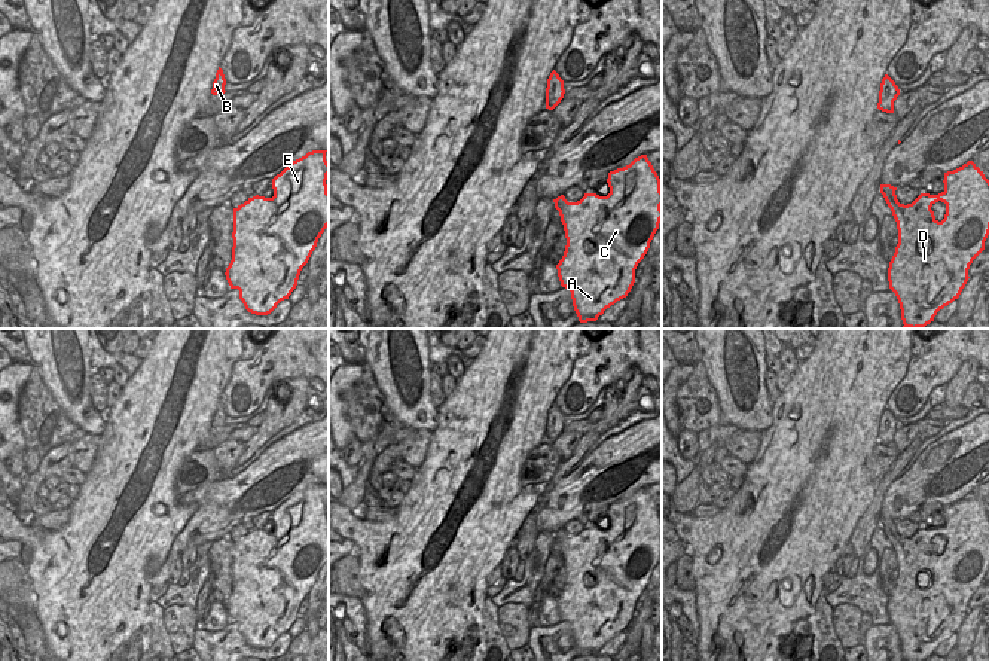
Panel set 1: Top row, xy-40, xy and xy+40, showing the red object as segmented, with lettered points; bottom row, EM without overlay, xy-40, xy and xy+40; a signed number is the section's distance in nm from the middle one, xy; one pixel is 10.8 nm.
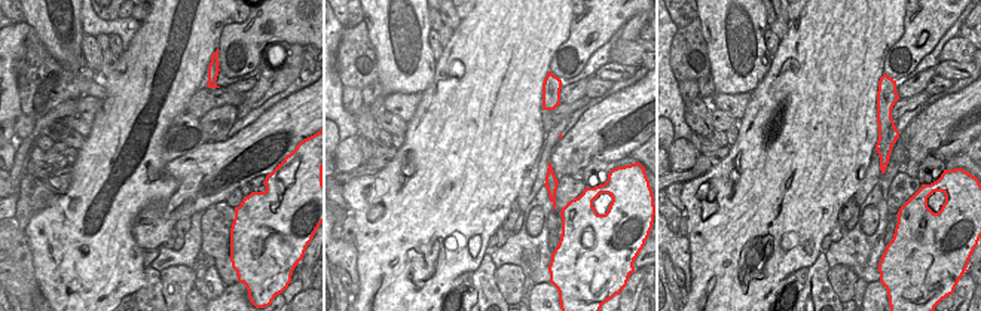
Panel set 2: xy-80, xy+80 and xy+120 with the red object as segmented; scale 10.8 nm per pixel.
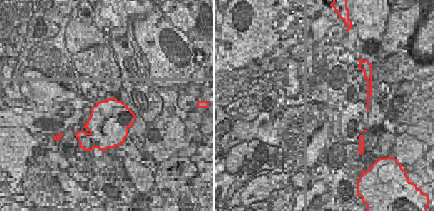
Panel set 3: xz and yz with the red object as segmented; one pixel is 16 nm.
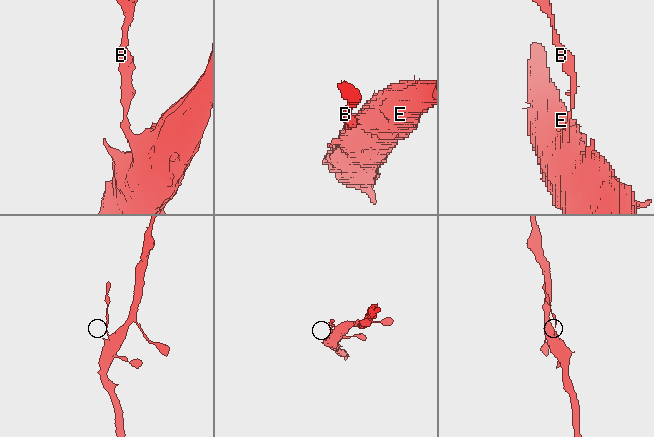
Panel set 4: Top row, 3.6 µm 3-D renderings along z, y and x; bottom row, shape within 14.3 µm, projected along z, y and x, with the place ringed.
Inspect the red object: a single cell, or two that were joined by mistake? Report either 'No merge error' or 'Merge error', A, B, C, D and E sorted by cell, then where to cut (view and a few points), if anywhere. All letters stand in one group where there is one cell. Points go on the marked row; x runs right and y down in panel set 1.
Merge error. Groups: A C D E / B. Split along xy+40 (896, 195), (890, 207).

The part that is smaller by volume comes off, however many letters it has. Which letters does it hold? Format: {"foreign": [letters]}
{"foreign": ["B"]}

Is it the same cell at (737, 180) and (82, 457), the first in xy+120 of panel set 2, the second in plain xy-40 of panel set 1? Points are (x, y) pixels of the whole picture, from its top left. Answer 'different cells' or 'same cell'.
different cells

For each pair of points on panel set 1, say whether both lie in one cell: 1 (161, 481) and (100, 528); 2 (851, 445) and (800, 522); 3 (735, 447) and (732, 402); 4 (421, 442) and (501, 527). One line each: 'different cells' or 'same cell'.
1: same cell
2: same cell
3: different cells
4: different cells

